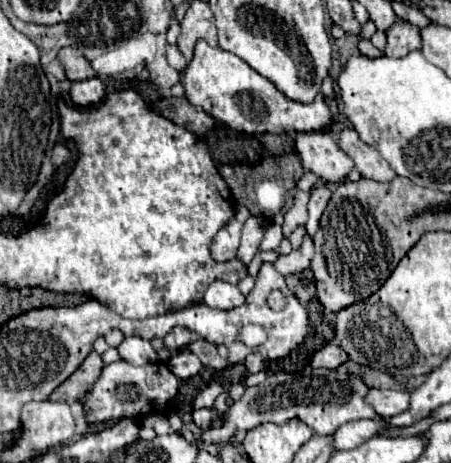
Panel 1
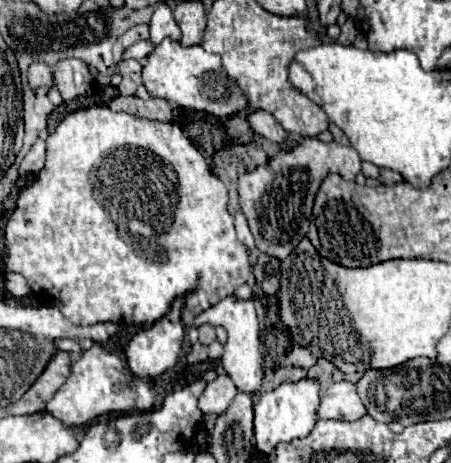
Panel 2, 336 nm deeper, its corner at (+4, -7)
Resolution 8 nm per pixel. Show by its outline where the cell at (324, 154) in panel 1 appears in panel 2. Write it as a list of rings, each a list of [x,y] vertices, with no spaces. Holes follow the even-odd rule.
[[[254,110],[248,114],[248,122],[252,126],[252,130],[272,142],[284,142],[286,140],[286,130],[278,124],[278,120],[266,112],[266,110]]]

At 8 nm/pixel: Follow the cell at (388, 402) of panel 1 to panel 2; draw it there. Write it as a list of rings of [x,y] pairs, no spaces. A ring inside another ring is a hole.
[[[336,382],[332,384],[326,394],[320,398],[320,406],[316,410],[318,418],[328,418],[328,420],[358,420],[366,414],[366,408],[362,400],[358,400],[356,386],[352,382]]]

